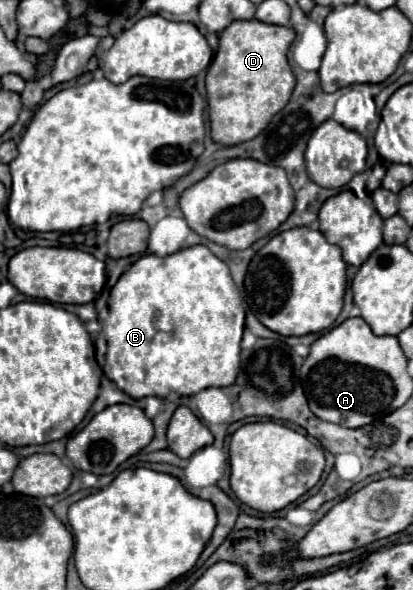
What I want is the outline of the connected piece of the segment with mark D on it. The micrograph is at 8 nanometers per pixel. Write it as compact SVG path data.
M236 20L218 38L220 46L206 74L210 134L216 144L234 146L256 138L290 100L296 82L286 52L294 30L260 20Z

